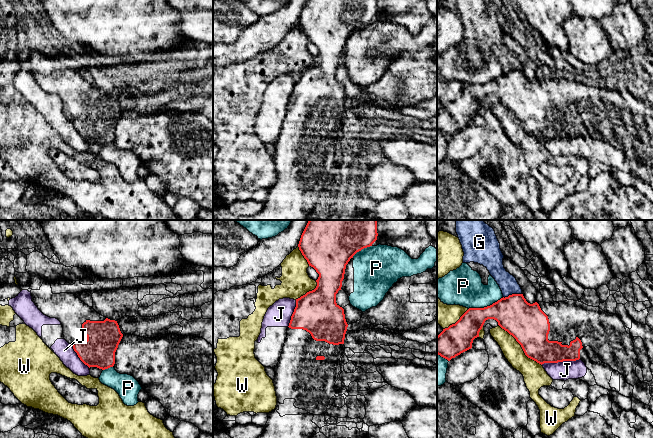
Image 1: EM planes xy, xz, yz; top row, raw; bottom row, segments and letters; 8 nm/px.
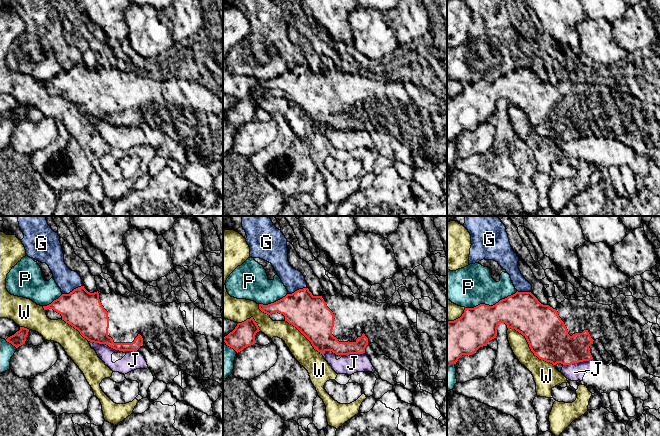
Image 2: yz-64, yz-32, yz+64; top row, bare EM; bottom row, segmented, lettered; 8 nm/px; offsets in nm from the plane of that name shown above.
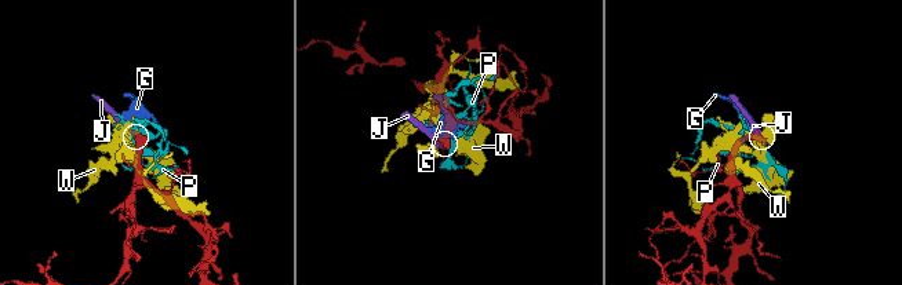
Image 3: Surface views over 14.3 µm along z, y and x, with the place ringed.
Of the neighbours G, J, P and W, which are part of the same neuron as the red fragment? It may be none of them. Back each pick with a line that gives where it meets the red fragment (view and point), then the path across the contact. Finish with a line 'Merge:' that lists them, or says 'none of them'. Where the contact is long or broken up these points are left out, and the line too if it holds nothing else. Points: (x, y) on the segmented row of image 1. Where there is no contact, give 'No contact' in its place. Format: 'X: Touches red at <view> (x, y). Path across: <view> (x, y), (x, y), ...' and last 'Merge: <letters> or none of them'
Merge: none of them

